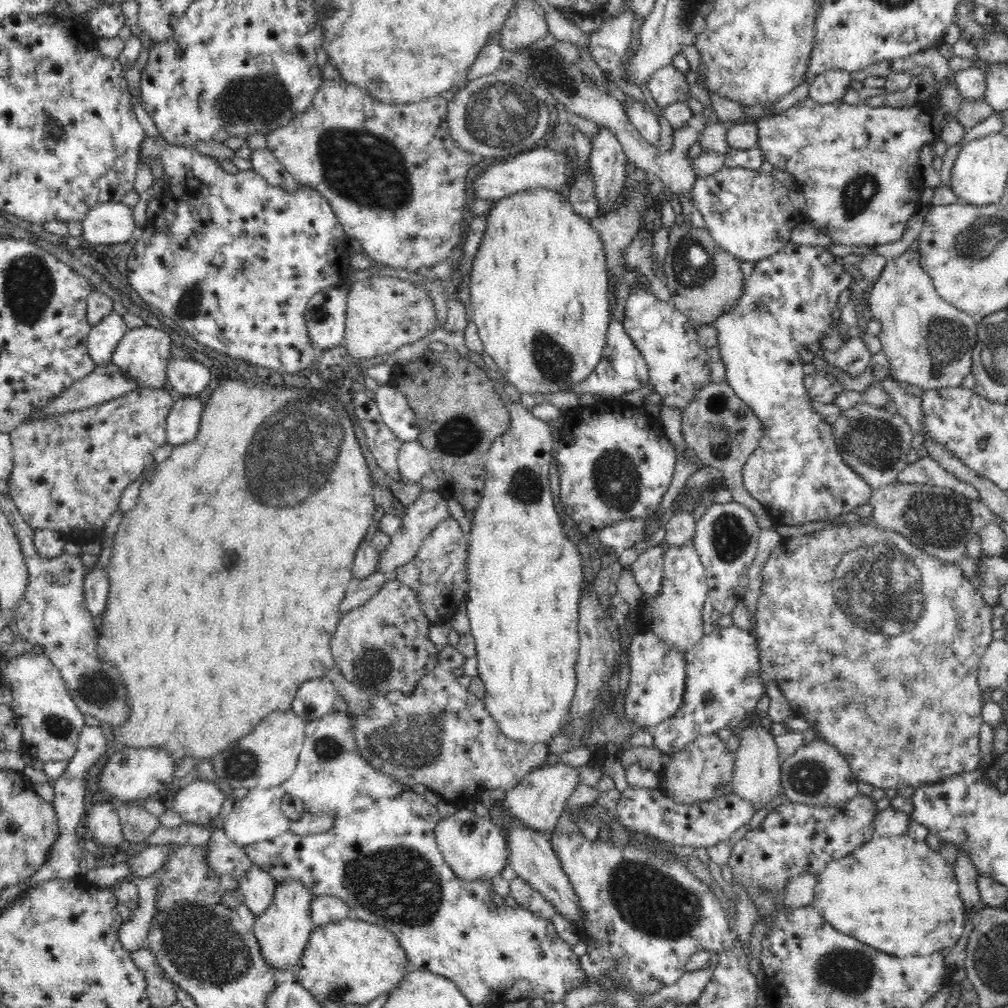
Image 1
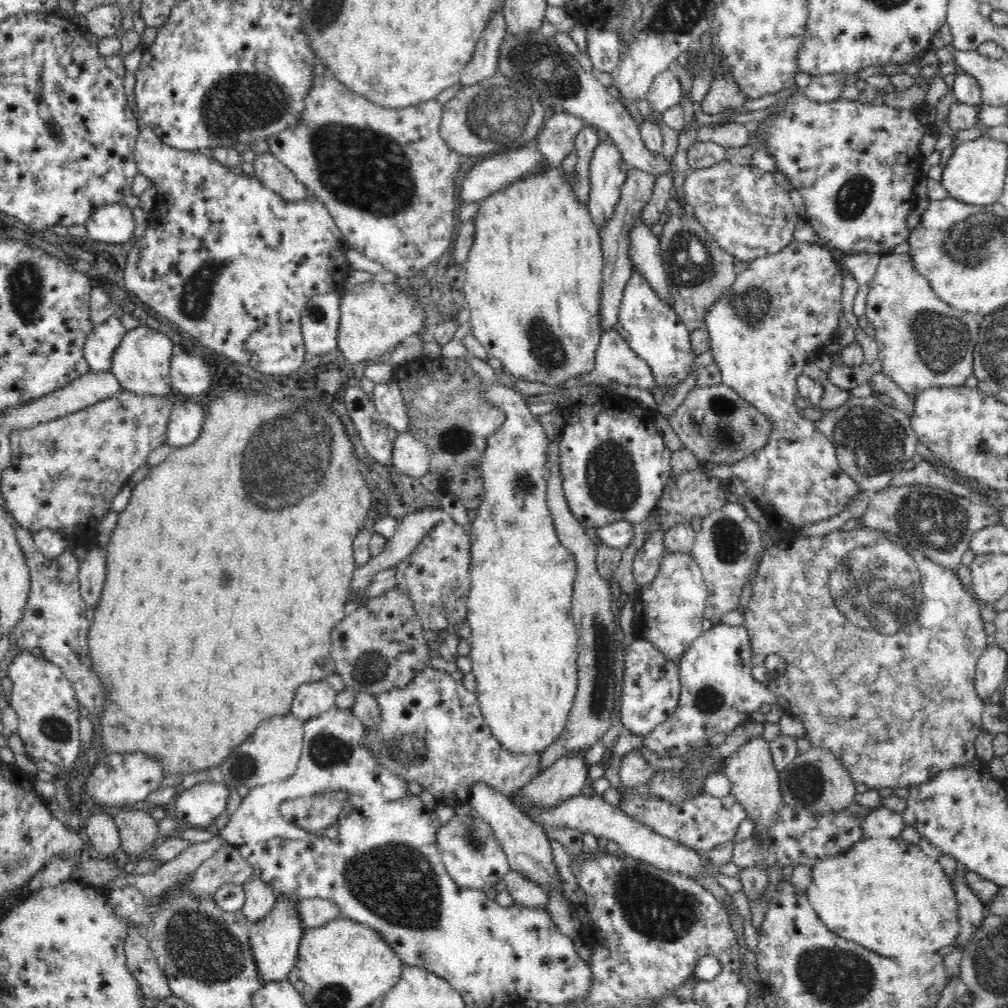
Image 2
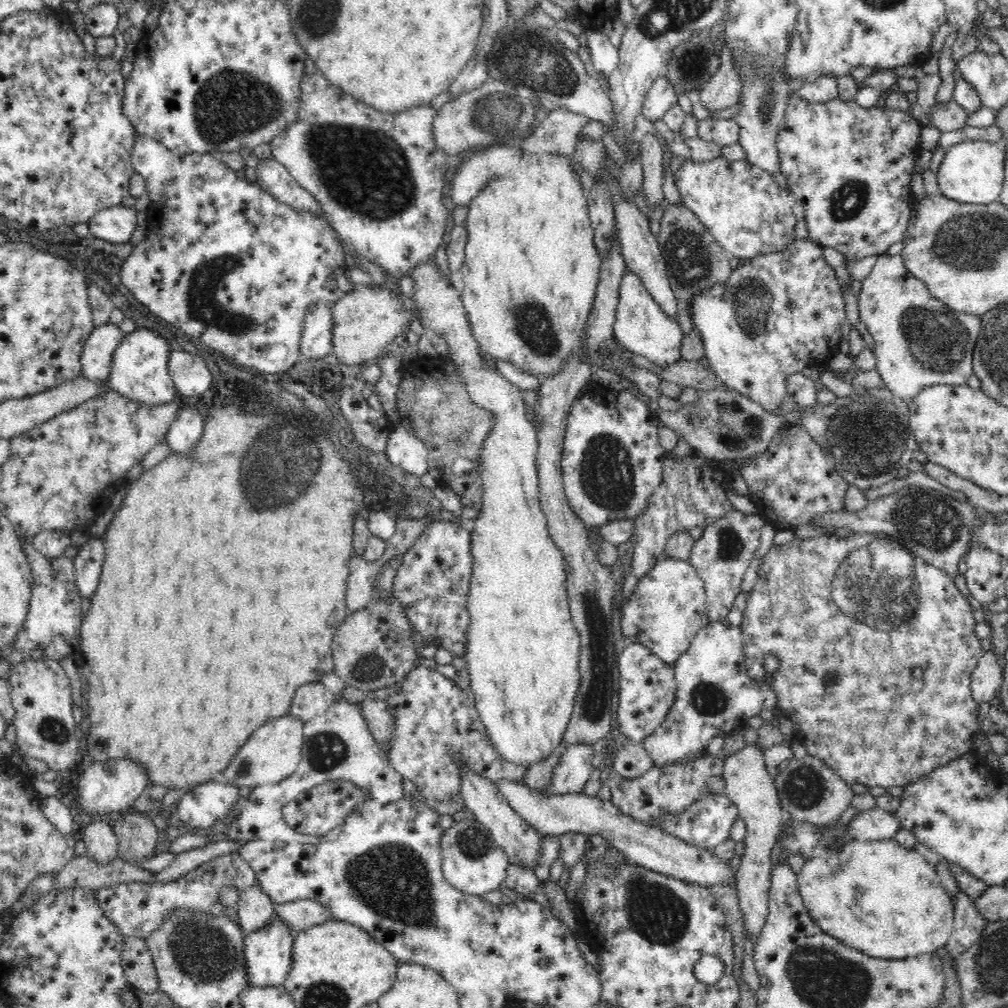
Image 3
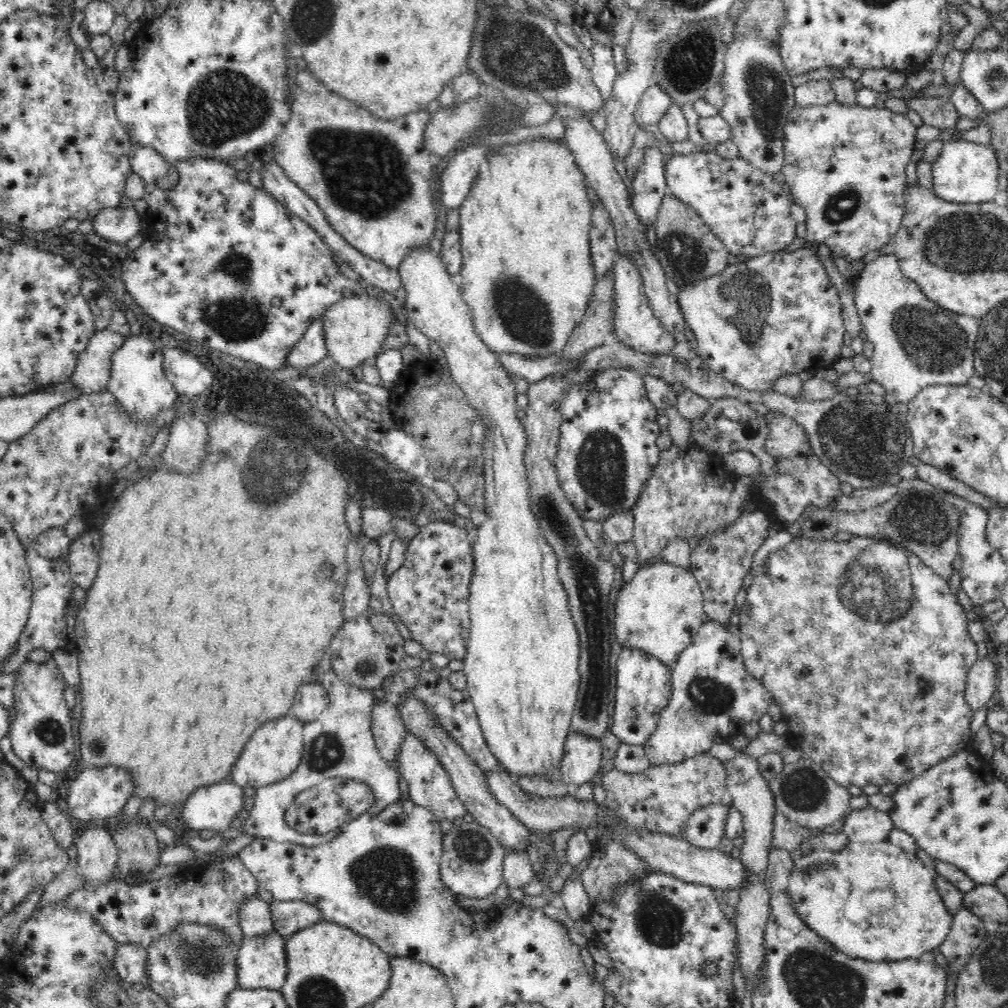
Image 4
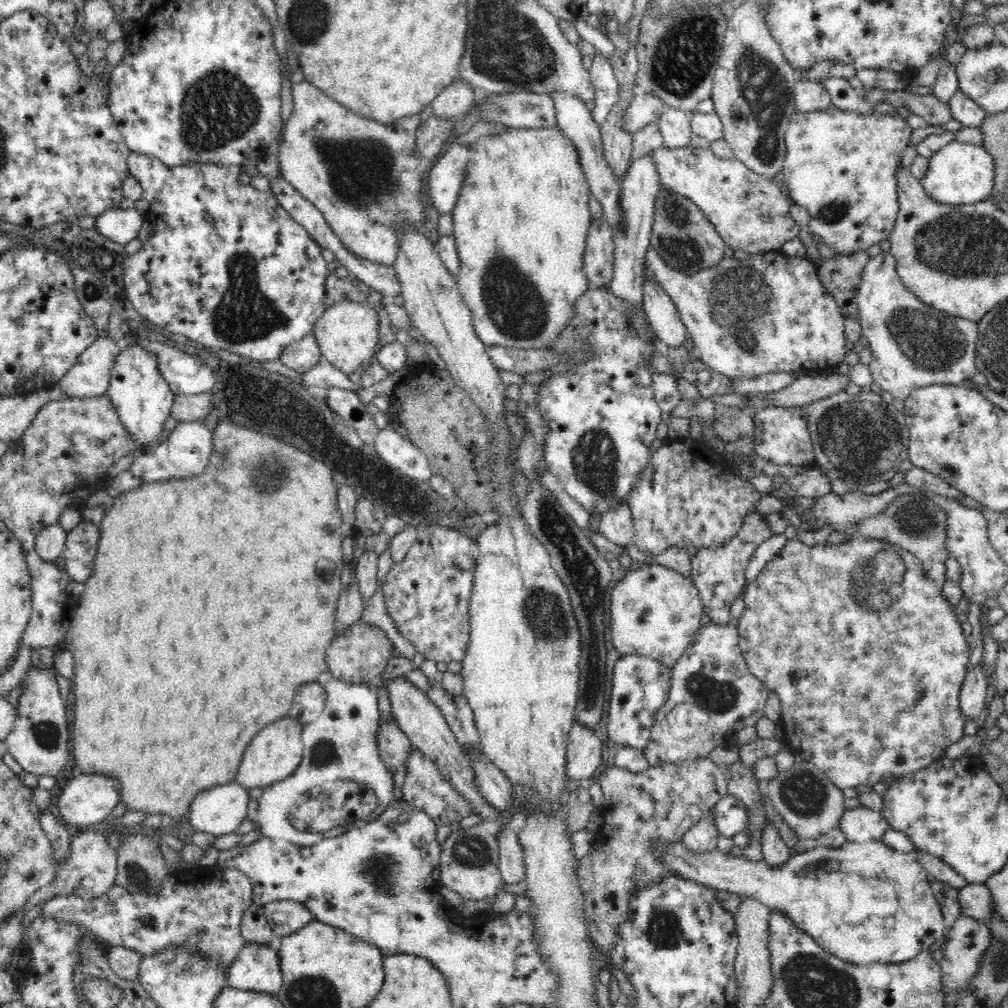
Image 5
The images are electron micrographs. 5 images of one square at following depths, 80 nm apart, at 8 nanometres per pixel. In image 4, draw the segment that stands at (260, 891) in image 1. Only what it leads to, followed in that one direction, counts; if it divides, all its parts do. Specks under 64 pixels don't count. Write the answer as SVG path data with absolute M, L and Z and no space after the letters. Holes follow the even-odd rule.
M256 893L240 904L239 921L244 936L248 938L264 936L274 931L269 902L258 898Z

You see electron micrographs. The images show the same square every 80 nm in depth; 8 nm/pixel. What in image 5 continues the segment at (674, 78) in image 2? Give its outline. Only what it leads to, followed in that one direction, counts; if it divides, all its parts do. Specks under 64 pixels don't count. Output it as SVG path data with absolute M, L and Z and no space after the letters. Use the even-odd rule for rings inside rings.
M638 93L632 97L629 107L626 107L623 116L624 130L635 133L650 122L658 121L666 108L666 104L657 96Z

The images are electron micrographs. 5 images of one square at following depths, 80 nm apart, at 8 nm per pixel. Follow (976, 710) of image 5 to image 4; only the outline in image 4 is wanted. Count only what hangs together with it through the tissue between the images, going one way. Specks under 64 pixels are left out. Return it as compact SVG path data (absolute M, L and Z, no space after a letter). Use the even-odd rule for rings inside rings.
M989 657L976 661L967 674L966 703L976 711L987 706L998 686L996 664Z

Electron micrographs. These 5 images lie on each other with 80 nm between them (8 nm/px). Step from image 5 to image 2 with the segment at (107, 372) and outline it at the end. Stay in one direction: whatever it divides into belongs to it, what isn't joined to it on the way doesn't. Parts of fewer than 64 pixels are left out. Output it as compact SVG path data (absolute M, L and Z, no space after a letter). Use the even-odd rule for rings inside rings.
M114 314L93 327L84 346L84 359L89 372L108 372L118 346L127 333L122 322Z

